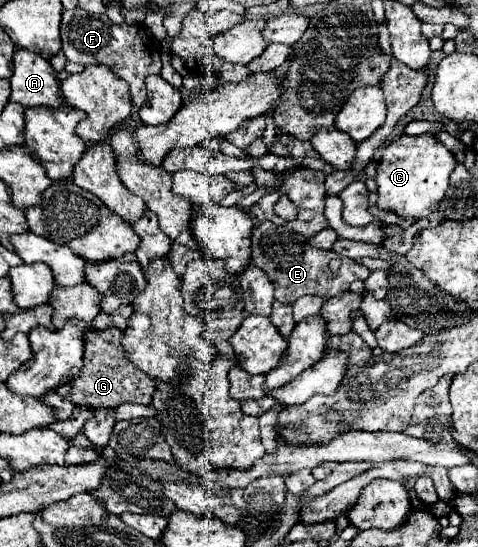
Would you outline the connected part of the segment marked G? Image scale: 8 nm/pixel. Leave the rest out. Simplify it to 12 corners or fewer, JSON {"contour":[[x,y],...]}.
{"contour":[[87,331],[79,407],[149,405],[153,379],[127,361],[123,331]]}

